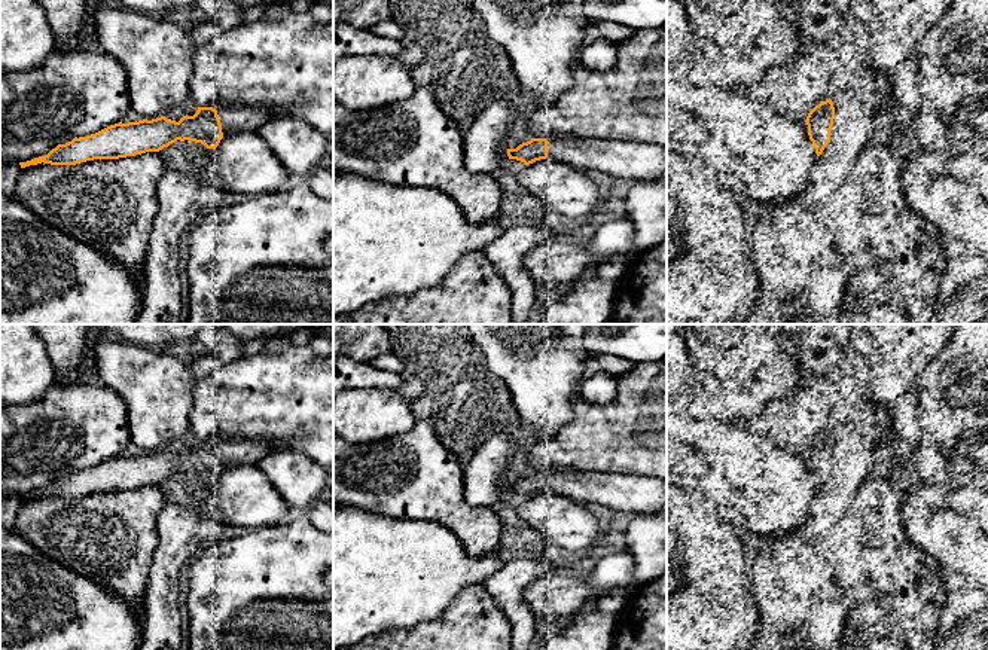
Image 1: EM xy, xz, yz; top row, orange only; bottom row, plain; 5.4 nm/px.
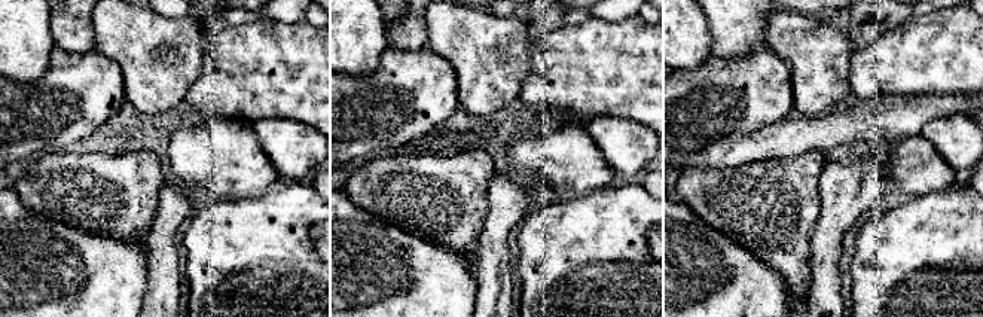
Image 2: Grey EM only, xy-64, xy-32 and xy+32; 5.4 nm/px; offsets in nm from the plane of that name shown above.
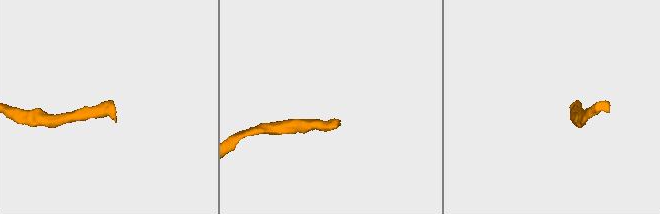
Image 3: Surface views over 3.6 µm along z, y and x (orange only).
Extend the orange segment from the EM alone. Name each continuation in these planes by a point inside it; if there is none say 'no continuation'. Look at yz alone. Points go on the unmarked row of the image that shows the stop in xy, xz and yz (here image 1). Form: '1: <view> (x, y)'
no continuation

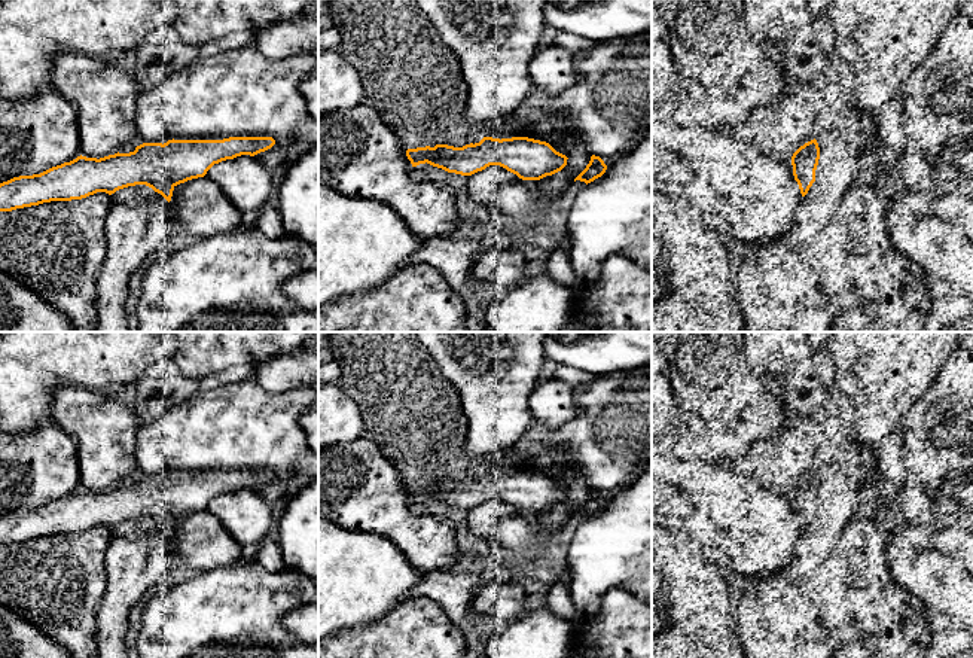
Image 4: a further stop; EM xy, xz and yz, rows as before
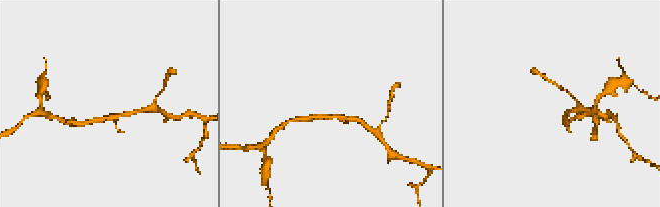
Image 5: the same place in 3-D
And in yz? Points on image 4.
no continuation

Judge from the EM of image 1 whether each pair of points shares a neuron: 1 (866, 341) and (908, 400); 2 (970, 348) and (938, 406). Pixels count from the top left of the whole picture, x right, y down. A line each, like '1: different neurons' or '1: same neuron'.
1: different neurons
2: same neuron

